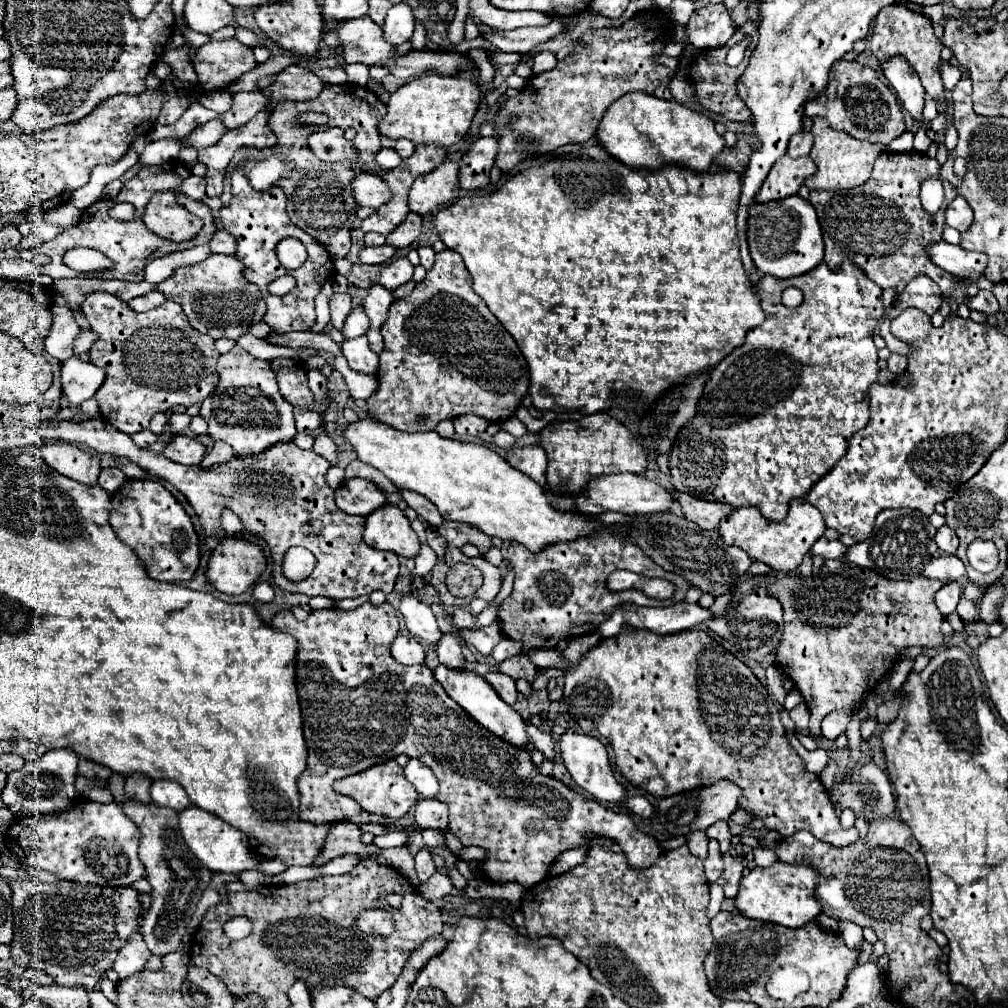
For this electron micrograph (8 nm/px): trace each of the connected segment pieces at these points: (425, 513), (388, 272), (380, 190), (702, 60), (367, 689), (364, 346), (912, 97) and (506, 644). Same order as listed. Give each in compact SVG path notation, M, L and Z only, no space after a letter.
M400 490L400 494L406 500L406 504L410 508L414 508L418 512L418 516L422 516L430 526L440 526L442 524L444 518L440 516L436 506L428 498L424 498L424 496L420 496L420 494L412 492L412 490Z
M396 258L382 270L380 284L386 290L396 290L398 286L412 280L412 274L414 274L414 266L408 262L408 258Z
M360 174L358 178L352 180L352 190L354 190L354 198L360 206L370 206L370 208L380 208L390 200L390 188L386 186L386 182L382 182L382 178L378 176L370 176L370 174Z
M730 44L728 46L722 46L720 50L702 50L696 60L690 64L690 78L692 78L692 84L694 84L694 90L696 90L696 100L710 112L714 114L720 114L722 118L730 120L730 122L748 122L750 120L750 110L744 106L744 102L740 100L738 92L736 92L736 84L738 84L738 78L744 74L746 66L748 66L748 54L750 50L746 50L746 58L742 60L740 66L732 68L726 64L726 54L730 50Z
M370 602L356 610L314 610L306 620L296 620L292 612L282 610L272 620L272 628L278 632L292 634L298 644L298 664L296 664L296 684L302 704L304 738L308 746L308 766L298 776L300 790L300 820L312 824L324 822L344 822L360 814L350 798L336 794L332 784L340 778L368 770L374 764L392 760L398 754L418 758L424 762L440 782L436 800L448 804L448 818L452 834L462 842L462 846L478 846L486 850L486 858L480 870L494 884L518 882L530 888L542 882L552 864L560 858L564 850L586 848L592 838L604 836L616 840L626 854L632 868L648 868L660 856L658 842L652 836L642 834L628 814L616 814L592 800L586 800L566 788L562 782L540 776L538 768L532 766L530 754L526 750L516 750L506 742L500 742L494 734L488 734L478 722L472 722L464 710L438 686L434 674L428 666L402 666L390 656L390 646L398 636L398 612L386 602L374 608Z
M364 336L344 340L342 354L348 360L348 366L360 374L376 374L378 372L378 354L374 354Z
M894 56L890 60L880 62L880 68L884 76L888 78L890 86L896 90L900 102L910 112L910 116L918 122L922 122L922 108L924 108L924 86L920 84L918 74L912 70L912 66L902 58Z
M504 638L504 640L494 648L492 658L494 658L496 662L502 662L502 660L512 658L512 656L518 656L518 654L524 654L524 652L522 652L522 644L518 644L518 642L510 640L510 638Z

